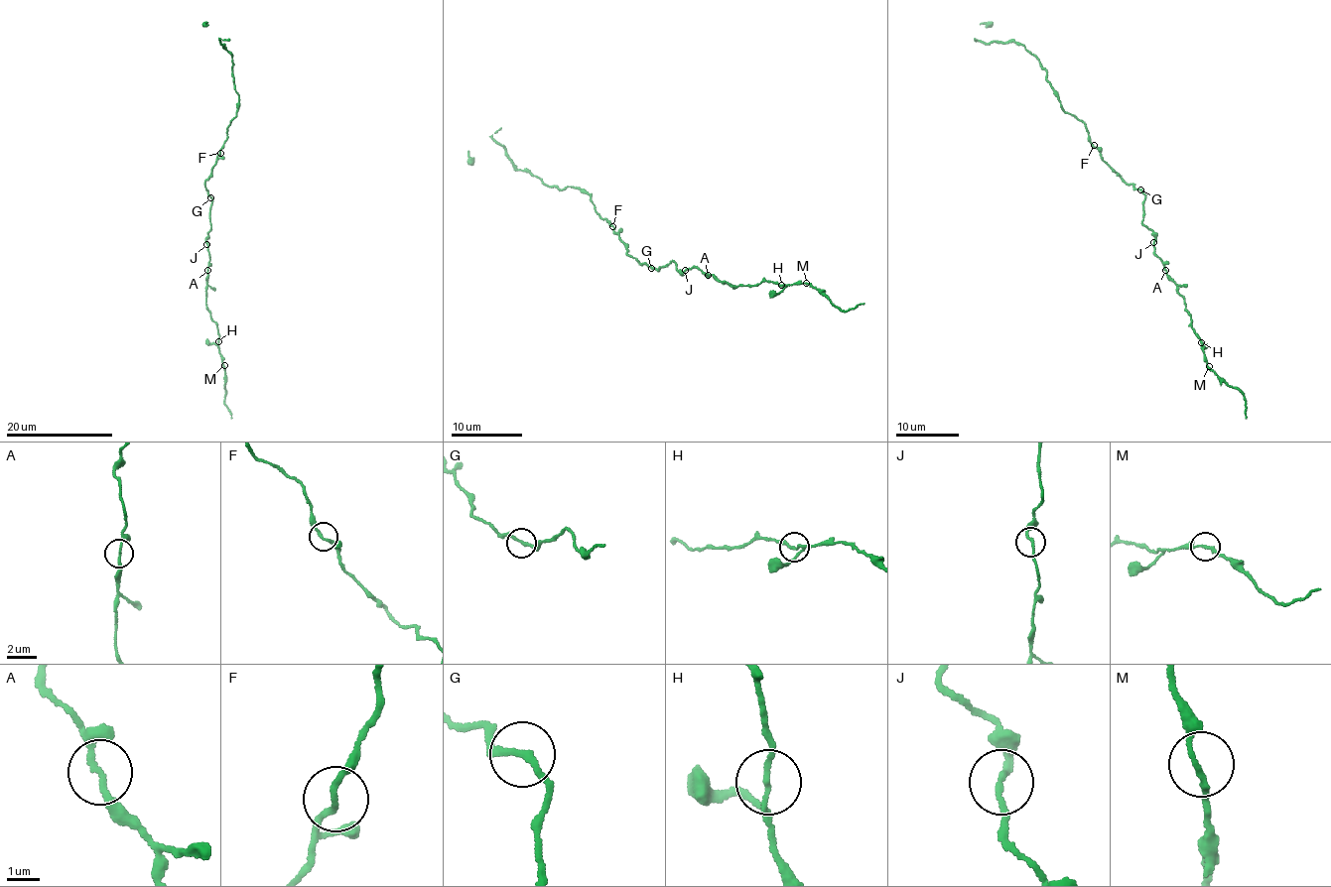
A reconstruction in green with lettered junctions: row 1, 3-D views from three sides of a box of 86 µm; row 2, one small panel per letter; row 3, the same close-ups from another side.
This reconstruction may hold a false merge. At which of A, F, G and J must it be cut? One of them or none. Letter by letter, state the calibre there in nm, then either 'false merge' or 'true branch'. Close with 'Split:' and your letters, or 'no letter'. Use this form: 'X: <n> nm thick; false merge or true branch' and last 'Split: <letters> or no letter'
A: 160 nm thick; true branch
F: 180 nm thick; true branch
G: 190 nm thick; true branch
J: 180 nm thick; true branch
Split: no letter

